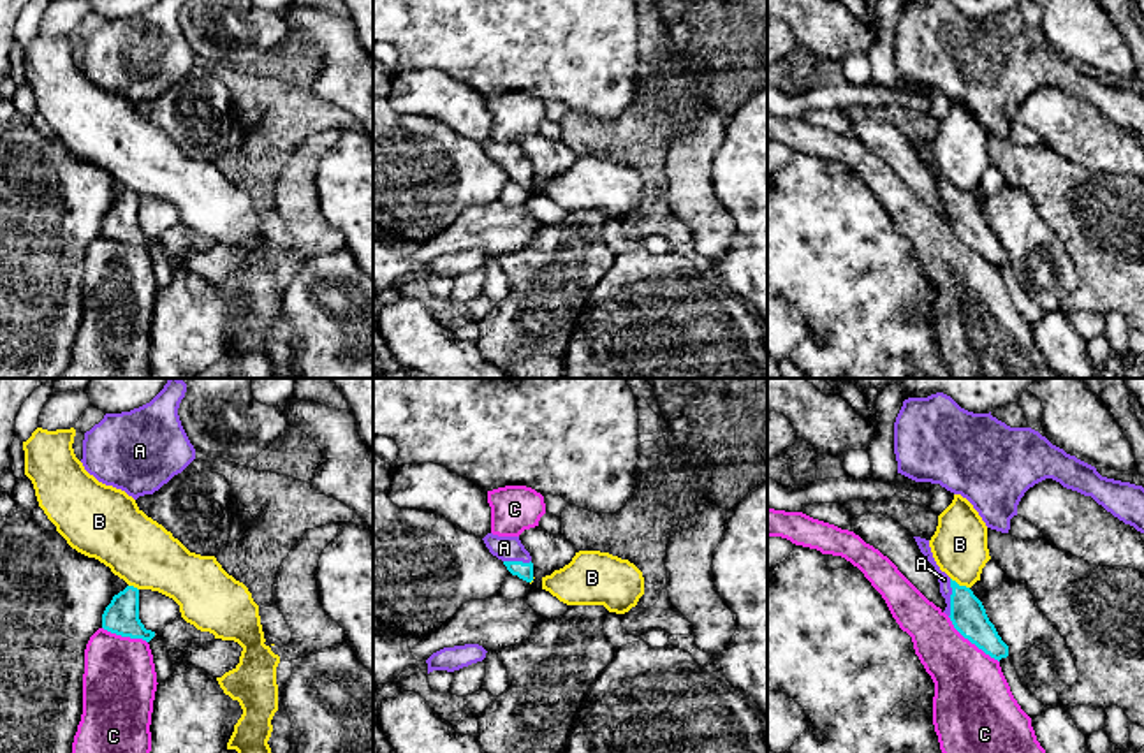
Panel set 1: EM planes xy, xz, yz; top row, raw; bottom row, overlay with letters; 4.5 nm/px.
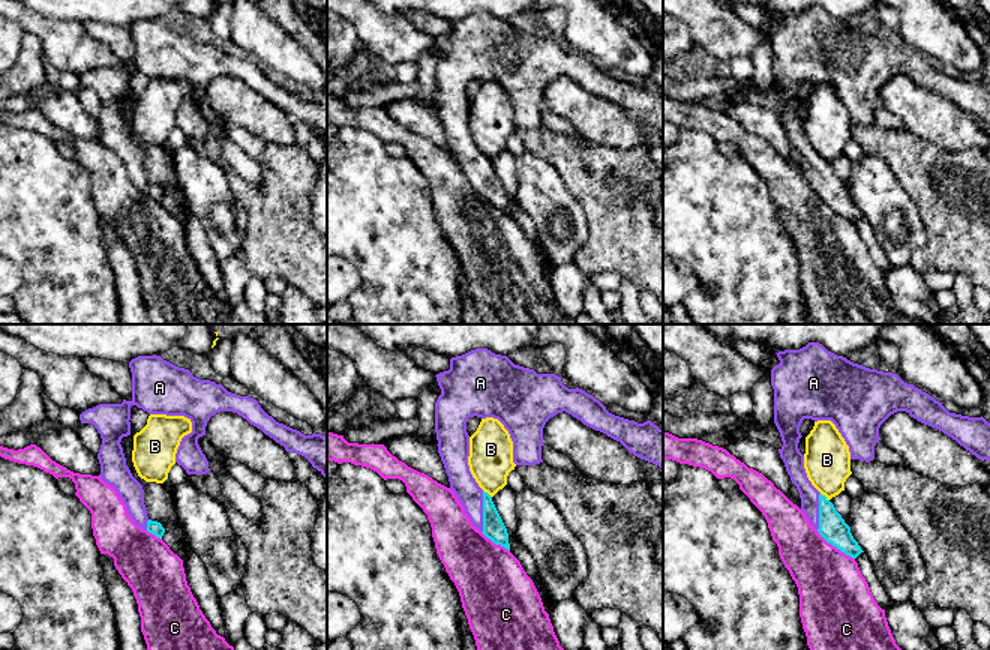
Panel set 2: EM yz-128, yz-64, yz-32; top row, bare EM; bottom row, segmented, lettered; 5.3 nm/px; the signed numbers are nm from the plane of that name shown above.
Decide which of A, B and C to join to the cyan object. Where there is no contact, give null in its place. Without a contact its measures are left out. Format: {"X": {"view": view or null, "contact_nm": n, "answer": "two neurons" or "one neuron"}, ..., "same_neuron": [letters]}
{"A": {"view": "yz", "contact_nm": 180, "answer": "one neuron"}, "B": {"view": "yz", "contact_nm": 100, "answer": "two neurons"}, "C": {"view": "yz", "contact_nm": 320, "answer": "two neurons"}, "same_neuron": ["A"]}

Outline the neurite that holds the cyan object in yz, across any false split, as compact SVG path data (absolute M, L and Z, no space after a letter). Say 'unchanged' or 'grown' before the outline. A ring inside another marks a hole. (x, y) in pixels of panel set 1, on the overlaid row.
grown; M913 537L924 558L935 567L940 582L940 593L945 598L945 614L950 618L954 628L989 654L994 660L1008 656L1008 646L998 635L994 625L989 621L982 602L966 586L959 586L936 565L929 540Z

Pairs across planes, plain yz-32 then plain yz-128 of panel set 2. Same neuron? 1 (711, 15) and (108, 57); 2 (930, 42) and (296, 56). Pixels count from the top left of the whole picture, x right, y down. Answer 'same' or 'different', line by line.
1: same
2: same

